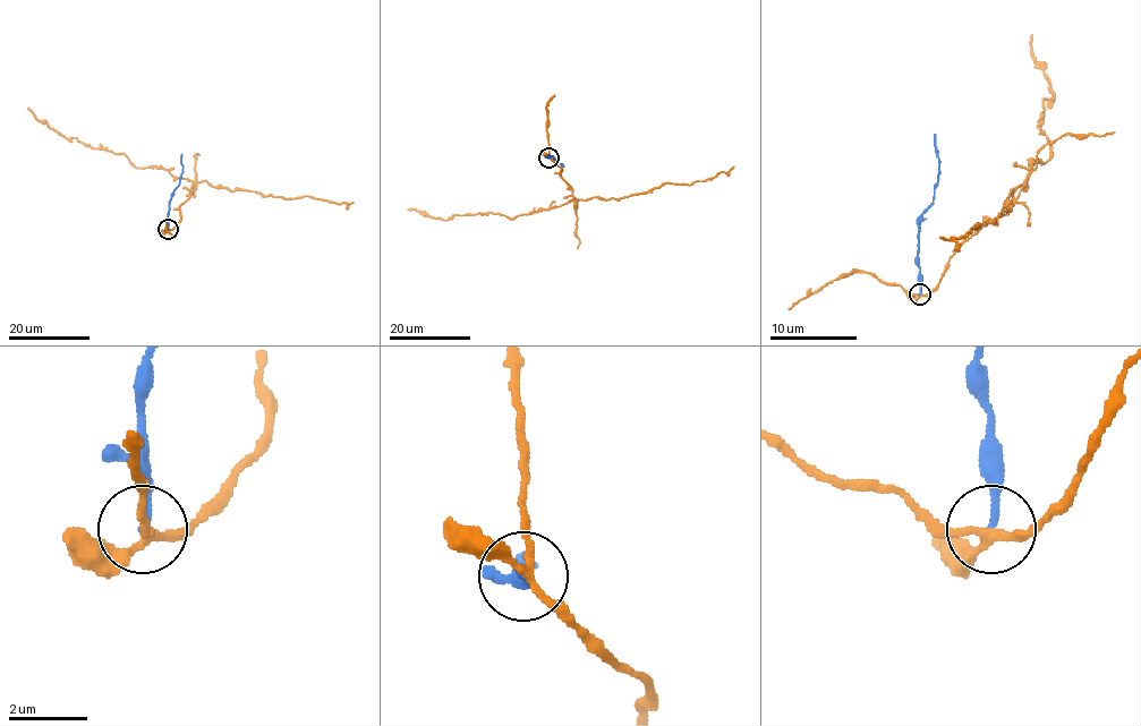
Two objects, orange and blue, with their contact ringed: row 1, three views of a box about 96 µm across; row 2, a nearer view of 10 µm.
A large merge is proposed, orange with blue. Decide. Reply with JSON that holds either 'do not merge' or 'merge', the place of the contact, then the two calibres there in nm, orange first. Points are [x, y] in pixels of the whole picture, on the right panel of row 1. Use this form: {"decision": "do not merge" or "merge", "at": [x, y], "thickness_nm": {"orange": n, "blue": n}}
{"decision": "do not merge", "at": [920, 293], "thickness_nm": {"orange": 180, "blue": 170}}

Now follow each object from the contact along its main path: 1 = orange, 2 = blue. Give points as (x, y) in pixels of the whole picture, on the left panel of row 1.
1: (168, 230), (180, 221), (196, 186), (190, 181), (64, 137), (26, 108)
2: (168, 229), (169, 202), (180, 182), (181, 154)

